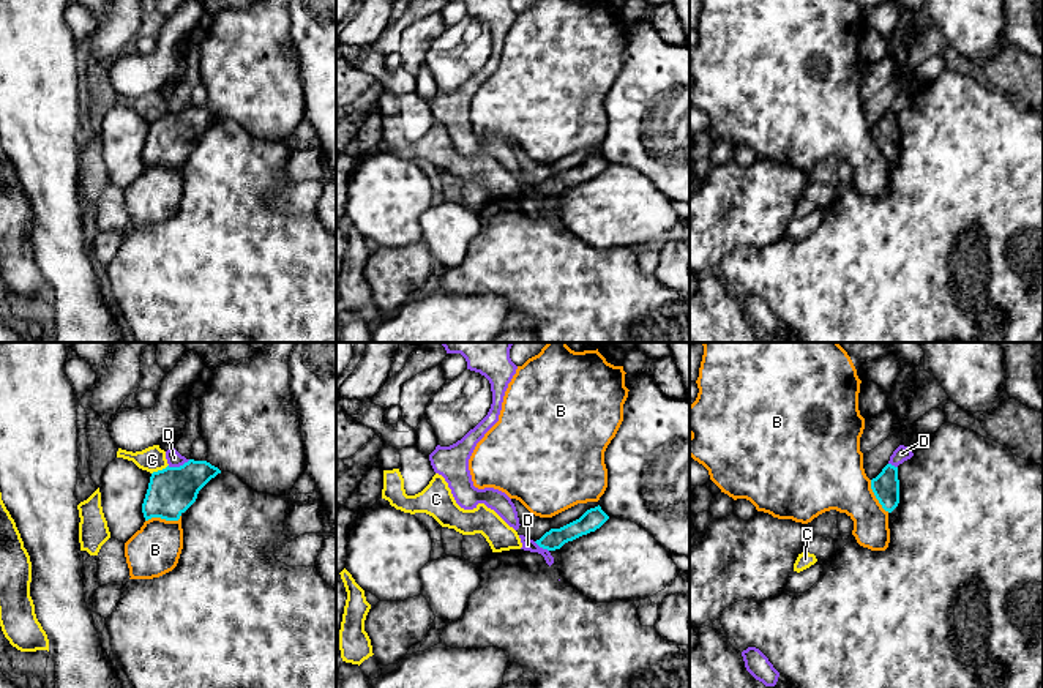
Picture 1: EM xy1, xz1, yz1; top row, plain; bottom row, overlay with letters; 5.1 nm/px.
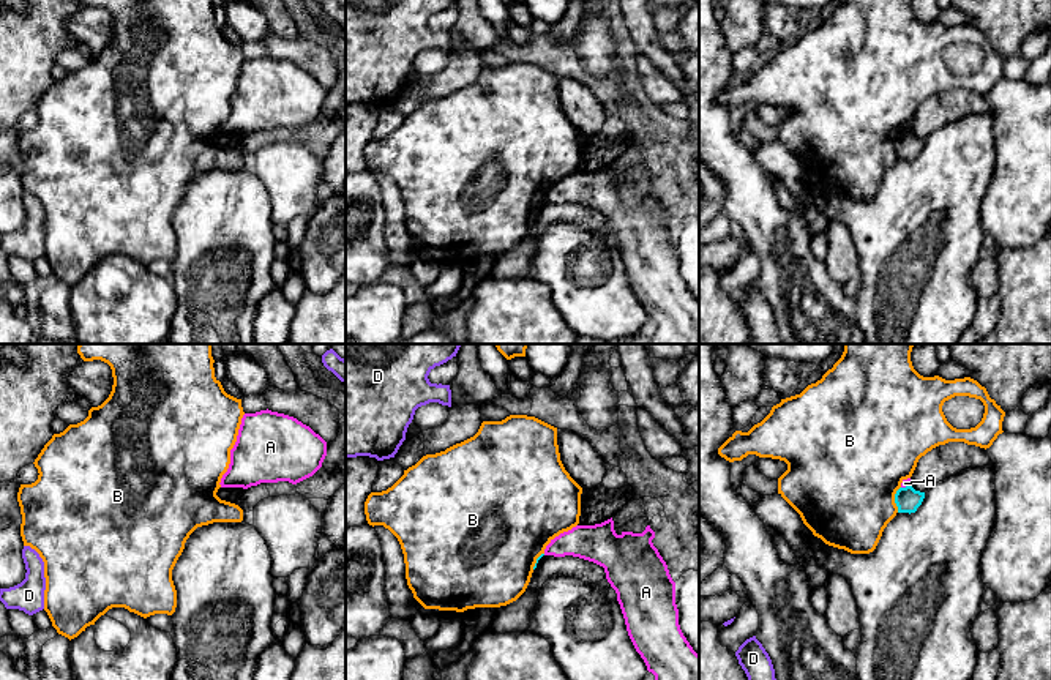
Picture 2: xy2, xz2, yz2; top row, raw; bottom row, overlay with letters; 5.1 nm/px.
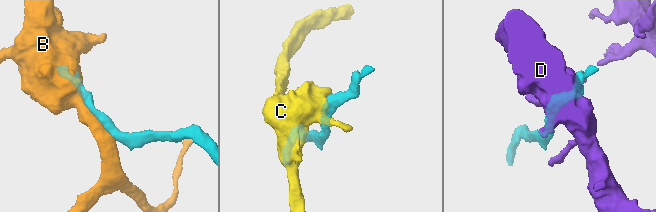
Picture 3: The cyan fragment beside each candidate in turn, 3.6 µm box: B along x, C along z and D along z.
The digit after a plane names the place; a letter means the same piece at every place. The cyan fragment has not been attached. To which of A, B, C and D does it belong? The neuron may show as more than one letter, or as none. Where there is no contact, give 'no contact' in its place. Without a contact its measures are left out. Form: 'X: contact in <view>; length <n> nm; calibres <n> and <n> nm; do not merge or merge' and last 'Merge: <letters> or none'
A: contact in yz2; length 50 nm; calibres 120 and 40 nm; merge
B: contact in xy1; length 190 nm; calibres 240 and 260 nm; do not merge
C: contact in xy1; length 100 nm; calibres 240 and 130 nm; do not merge
D: contact in xy1; length 120 nm; calibres 240 and 80 nm; do not merge
Merge: A

